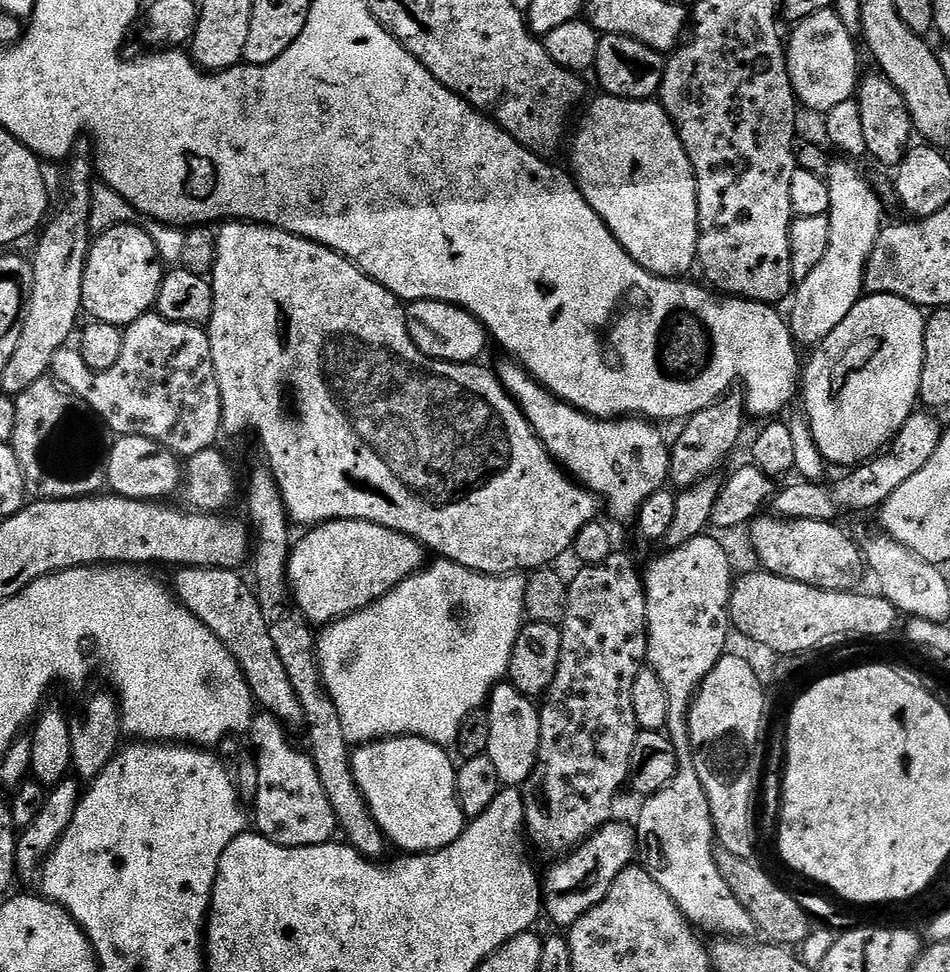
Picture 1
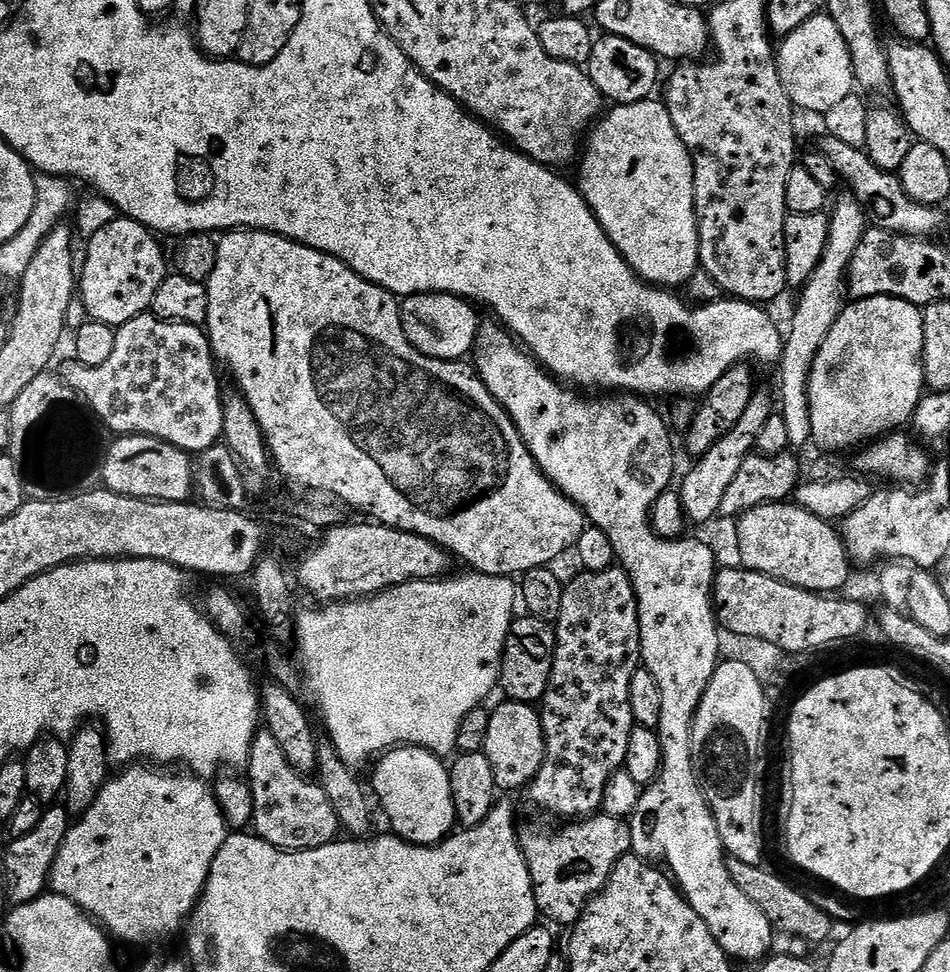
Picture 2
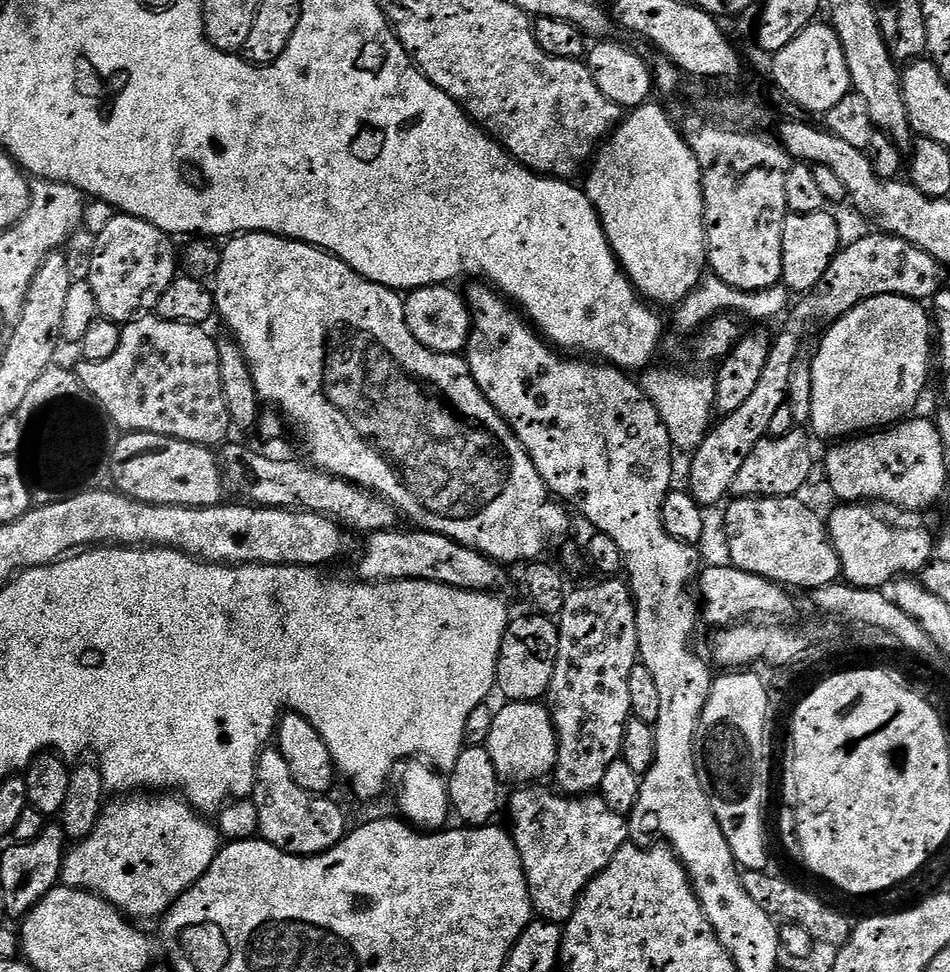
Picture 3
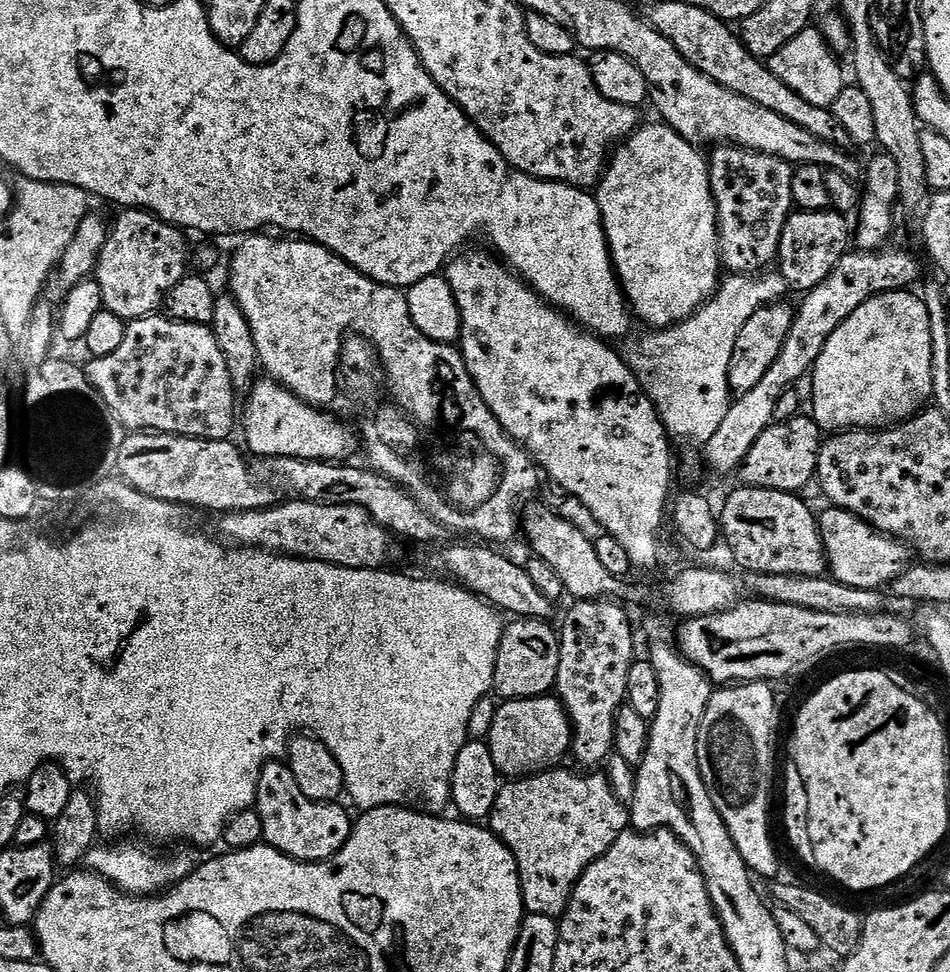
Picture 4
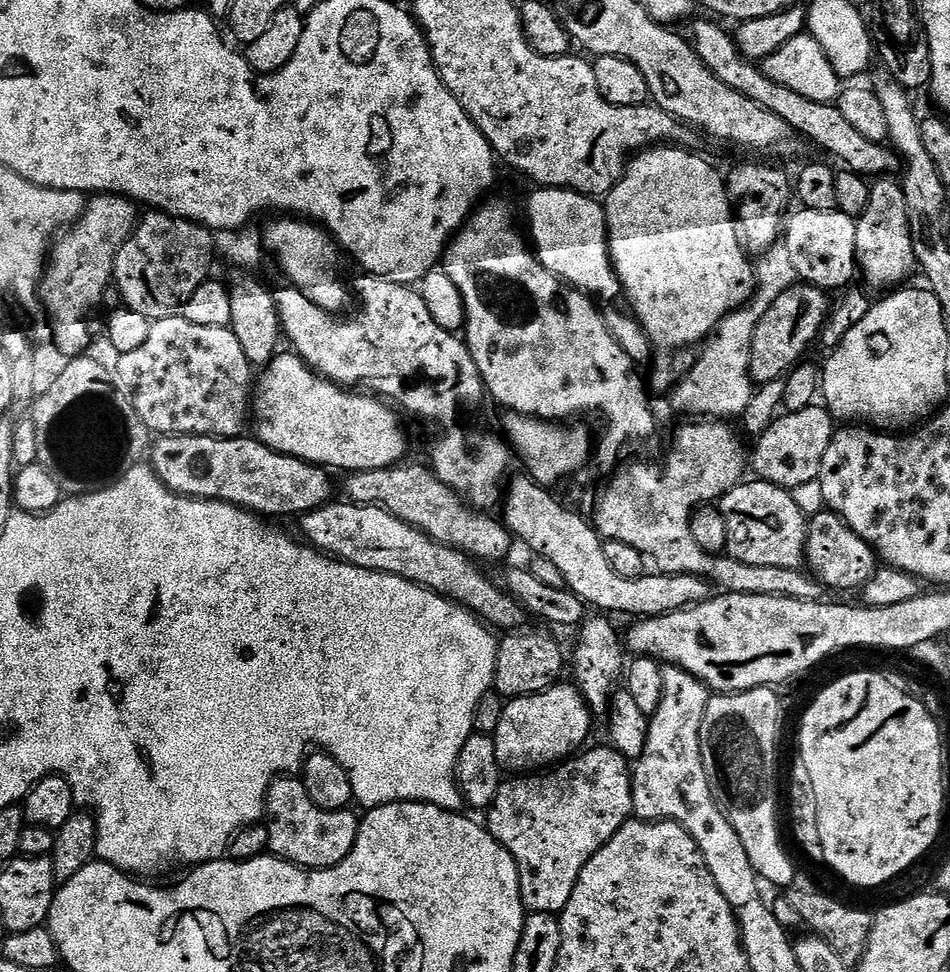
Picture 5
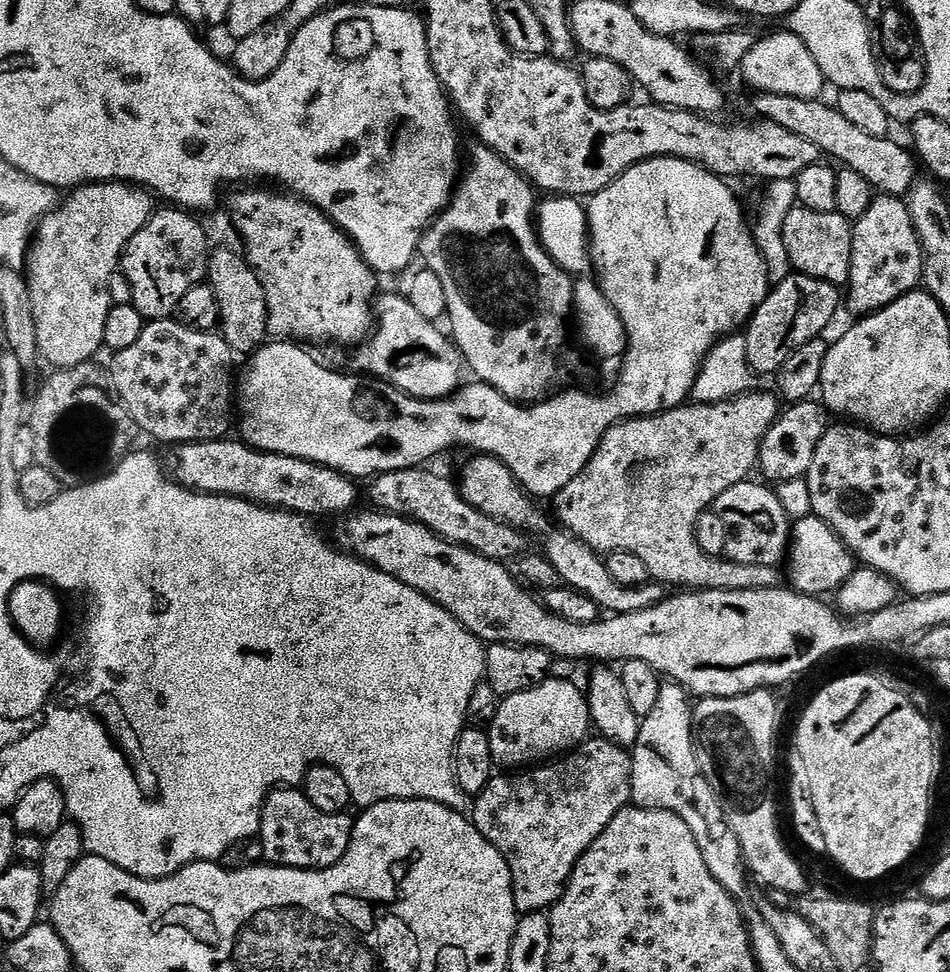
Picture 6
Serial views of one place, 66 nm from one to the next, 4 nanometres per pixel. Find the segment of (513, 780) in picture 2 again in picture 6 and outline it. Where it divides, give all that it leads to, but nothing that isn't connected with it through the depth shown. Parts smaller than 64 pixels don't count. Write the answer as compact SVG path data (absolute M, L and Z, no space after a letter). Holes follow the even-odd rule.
M549 678L530 690L522 690L522 694L503 697L486 731L493 761L504 767L501 769L520 770L525 766L536 766L584 743L590 732L588 697L581 685L579 688L568 680Z

